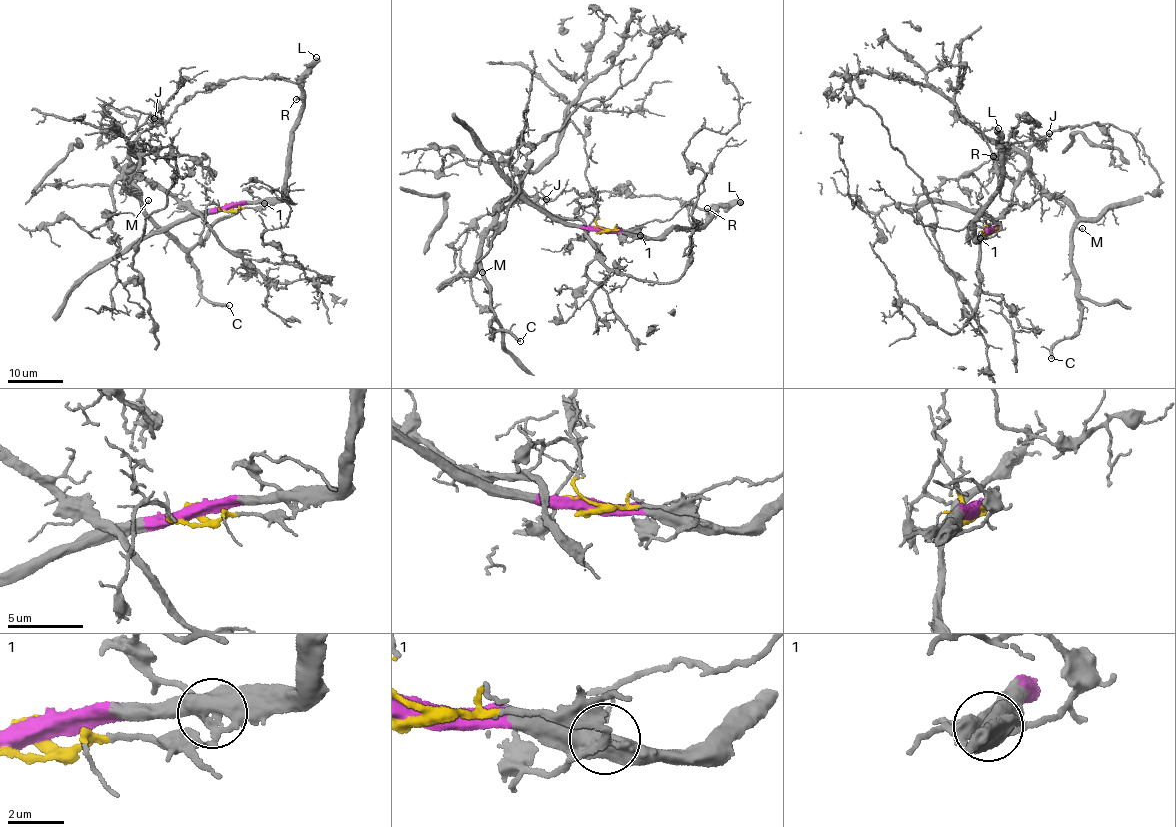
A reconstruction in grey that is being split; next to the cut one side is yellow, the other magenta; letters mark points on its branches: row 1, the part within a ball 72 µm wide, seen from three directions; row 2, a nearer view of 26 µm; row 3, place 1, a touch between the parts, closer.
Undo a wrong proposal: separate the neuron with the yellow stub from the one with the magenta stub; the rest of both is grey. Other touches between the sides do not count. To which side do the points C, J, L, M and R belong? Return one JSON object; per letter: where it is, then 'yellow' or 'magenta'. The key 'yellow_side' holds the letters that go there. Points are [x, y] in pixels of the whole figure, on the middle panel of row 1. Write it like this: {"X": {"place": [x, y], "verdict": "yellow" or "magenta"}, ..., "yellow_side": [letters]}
{"C": {"place": [520, 341], "verdict": "yellow"}, "J": {"place": [546, 199], "verdict": "yellow"}, "L": {"place": [740, 202], "verdict": "magenta"}, "M": {"place": [482, 272], "verdict": "yellow"}, "R": {"place": [707, 208], "verdict": "magenta"}, "yellow_side": ["C", "J", "M"]}

